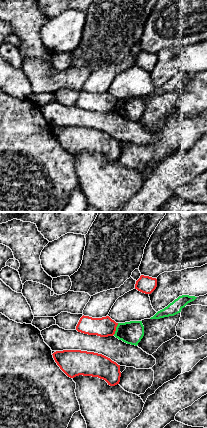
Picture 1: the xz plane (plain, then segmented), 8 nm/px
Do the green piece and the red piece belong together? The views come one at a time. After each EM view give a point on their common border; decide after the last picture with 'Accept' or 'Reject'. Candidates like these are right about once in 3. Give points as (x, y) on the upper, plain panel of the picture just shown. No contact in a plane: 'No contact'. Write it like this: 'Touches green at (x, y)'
Touches green at (116, 105)

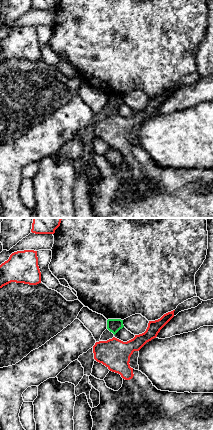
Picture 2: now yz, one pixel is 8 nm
No contact

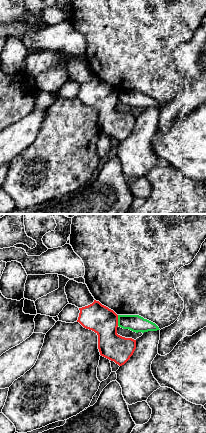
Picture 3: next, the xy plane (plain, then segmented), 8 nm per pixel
Touches green at (118, 96)

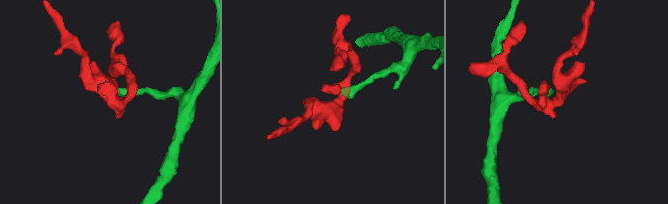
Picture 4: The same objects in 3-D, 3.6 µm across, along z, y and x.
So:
Reject

